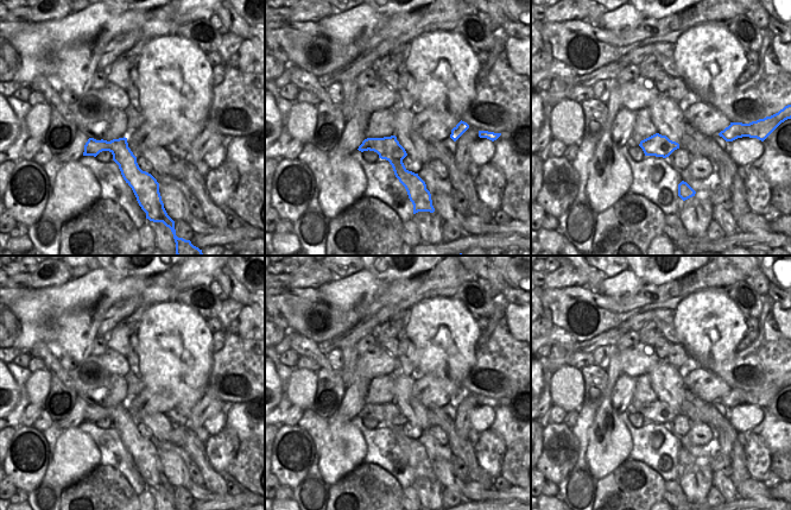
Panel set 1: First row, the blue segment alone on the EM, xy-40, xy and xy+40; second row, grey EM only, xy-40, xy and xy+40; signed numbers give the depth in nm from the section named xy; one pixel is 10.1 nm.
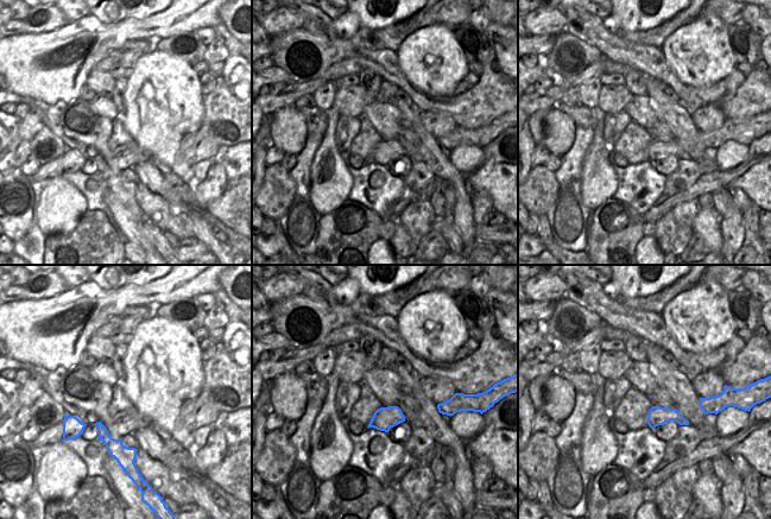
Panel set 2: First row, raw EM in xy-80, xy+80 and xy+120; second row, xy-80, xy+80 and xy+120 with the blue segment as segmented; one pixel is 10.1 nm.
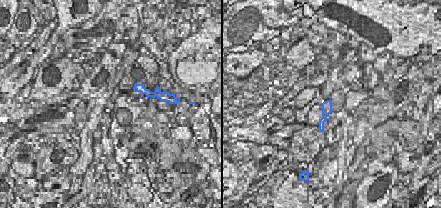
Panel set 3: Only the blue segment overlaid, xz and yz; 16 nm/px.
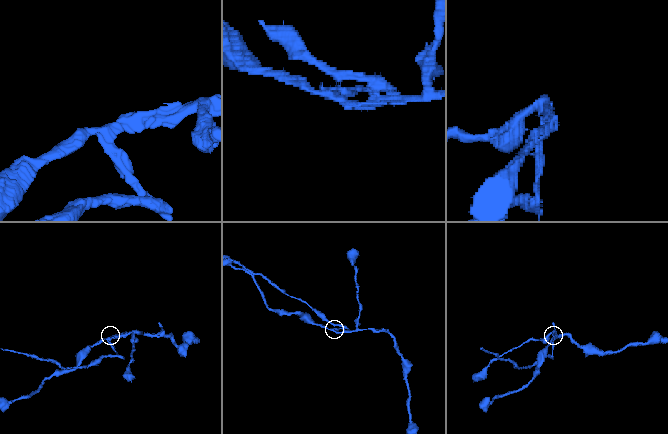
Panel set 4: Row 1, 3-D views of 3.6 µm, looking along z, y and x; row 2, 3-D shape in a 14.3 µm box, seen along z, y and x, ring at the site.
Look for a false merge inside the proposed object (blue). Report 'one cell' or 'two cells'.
two cells

